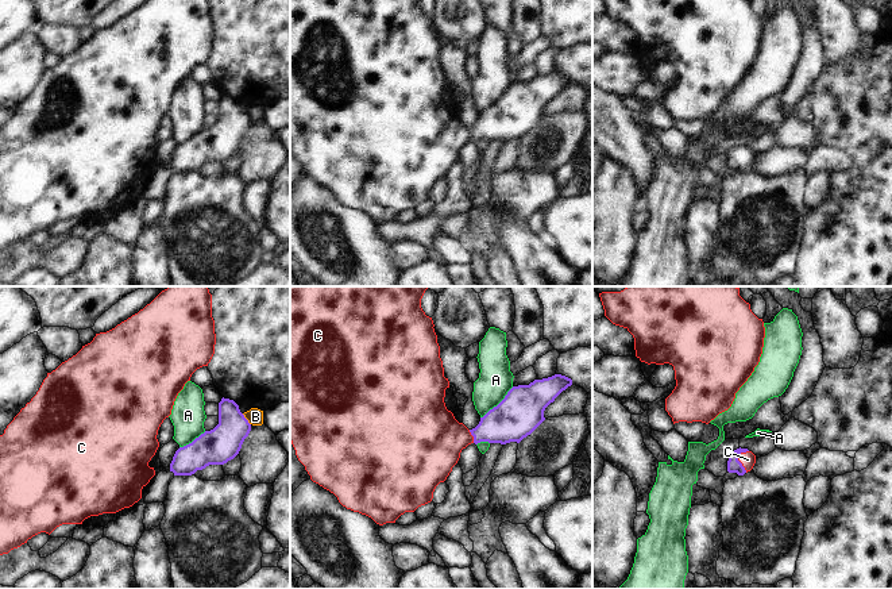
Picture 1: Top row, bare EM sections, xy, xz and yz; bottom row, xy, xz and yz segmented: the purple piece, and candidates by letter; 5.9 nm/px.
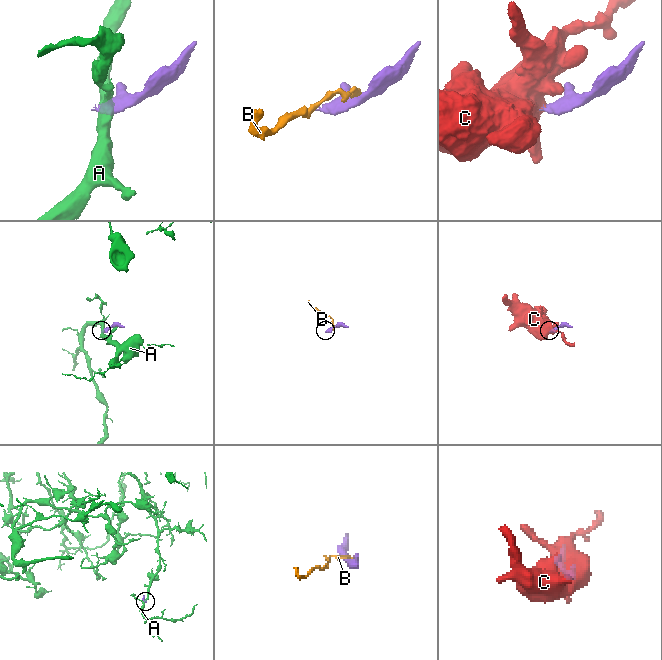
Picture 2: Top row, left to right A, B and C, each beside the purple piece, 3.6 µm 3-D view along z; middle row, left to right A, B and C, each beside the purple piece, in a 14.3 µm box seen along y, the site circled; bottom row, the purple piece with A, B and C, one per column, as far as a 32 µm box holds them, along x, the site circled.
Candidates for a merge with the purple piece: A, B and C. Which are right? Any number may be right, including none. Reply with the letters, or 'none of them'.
C

